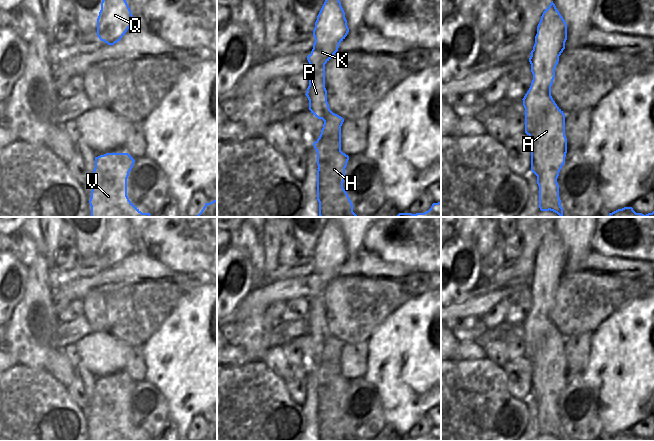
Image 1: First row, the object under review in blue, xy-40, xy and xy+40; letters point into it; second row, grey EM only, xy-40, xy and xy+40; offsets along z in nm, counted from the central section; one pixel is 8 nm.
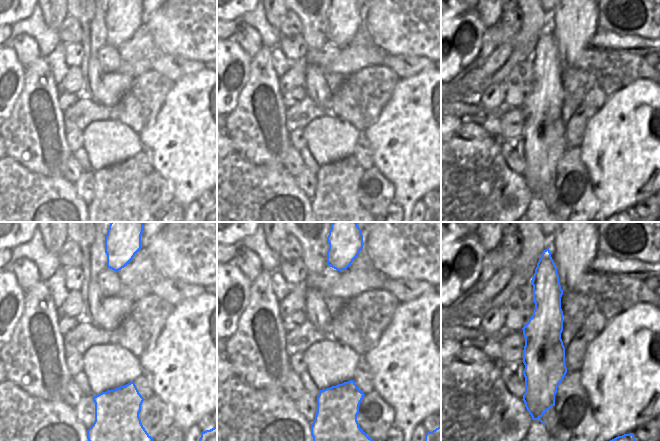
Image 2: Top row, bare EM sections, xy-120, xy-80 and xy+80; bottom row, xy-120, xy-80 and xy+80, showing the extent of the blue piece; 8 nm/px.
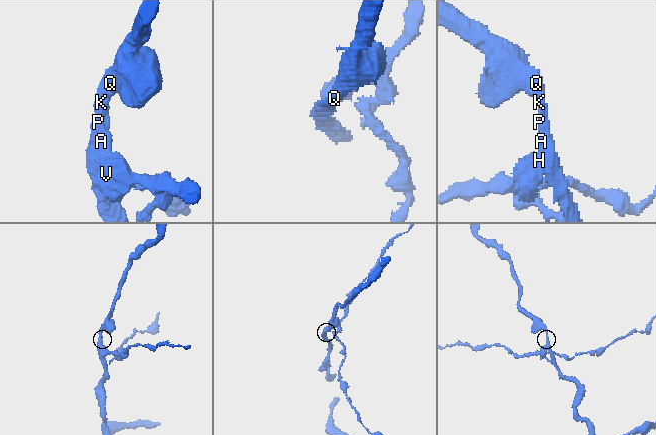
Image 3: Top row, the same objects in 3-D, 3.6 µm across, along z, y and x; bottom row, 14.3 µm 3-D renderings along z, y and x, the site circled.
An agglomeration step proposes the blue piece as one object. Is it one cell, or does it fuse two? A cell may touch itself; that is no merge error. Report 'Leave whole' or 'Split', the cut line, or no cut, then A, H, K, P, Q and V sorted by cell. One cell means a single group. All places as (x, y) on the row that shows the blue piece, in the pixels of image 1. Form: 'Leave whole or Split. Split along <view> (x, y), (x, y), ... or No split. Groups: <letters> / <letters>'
Split. Split along xy (340, 150), (319, 165), (320, 183), (317, 185). Groups: A K P Q / H V.

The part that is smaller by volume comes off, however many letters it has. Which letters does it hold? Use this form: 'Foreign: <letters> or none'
Foreign: H, V

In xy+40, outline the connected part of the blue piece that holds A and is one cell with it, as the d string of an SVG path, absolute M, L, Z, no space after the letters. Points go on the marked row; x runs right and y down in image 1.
M552 1L543 12L537 26L535 44L529 58L533 80L522 99L525 108L525 133L531 138L531 171L537 176L539 186L539 208L541 211L556 211L560 217L563 217L563 208L560 206L557 178L565 163L567 138L565 136L565 114L553 100L551 86L559 56L565 49L566 40L567 24Z

